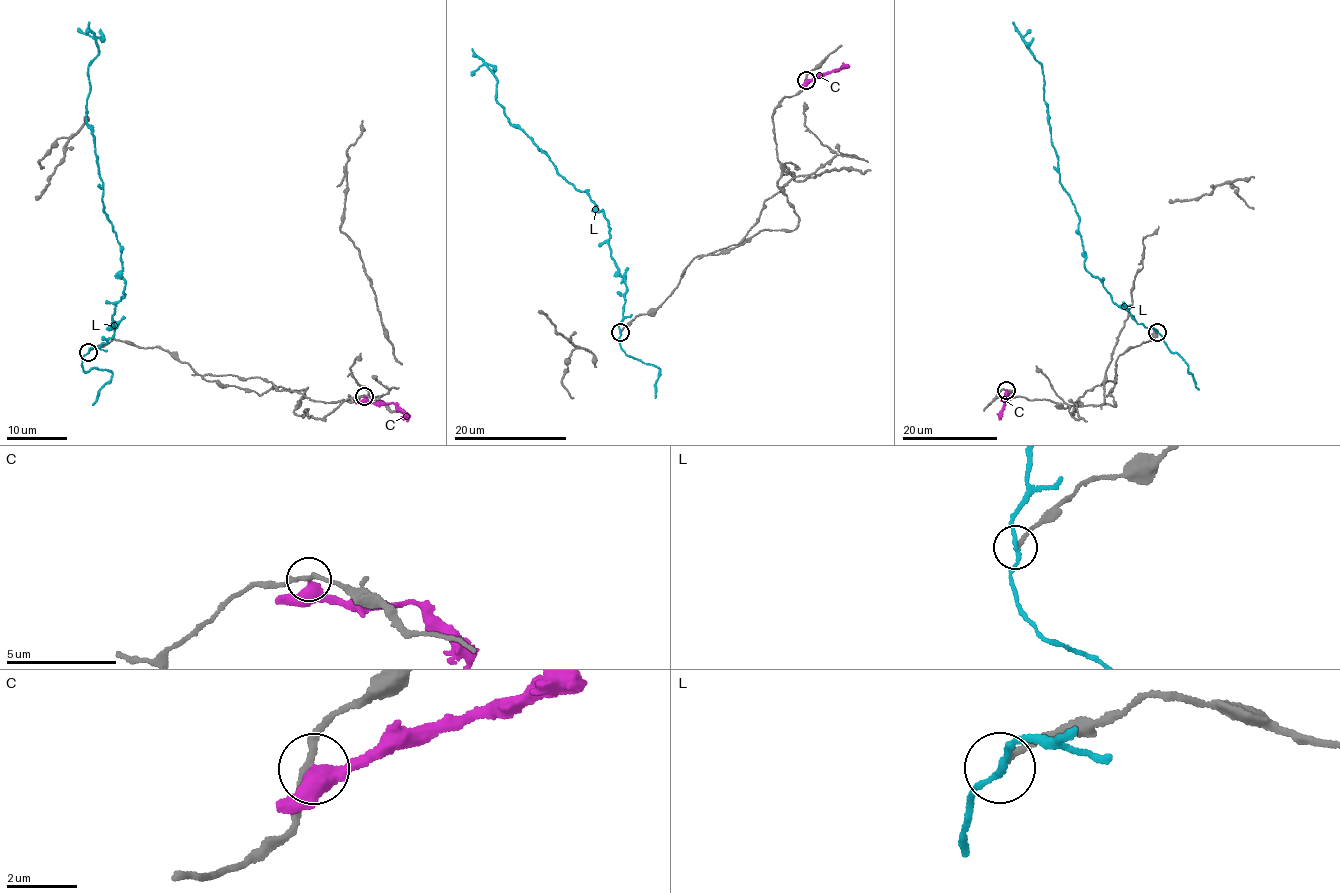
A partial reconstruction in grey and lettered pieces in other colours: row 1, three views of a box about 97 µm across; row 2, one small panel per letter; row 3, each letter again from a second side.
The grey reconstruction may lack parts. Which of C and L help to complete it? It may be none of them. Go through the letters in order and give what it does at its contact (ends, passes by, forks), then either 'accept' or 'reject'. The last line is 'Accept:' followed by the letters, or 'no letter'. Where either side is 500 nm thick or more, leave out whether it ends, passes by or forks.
C: it passes by | reject
L: it passes by | reject
Accept: no letter

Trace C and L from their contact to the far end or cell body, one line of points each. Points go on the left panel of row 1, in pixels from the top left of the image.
C: (364, 396), (374, 402), (394, 403), (407, 422)
L: (88, 352), (112, 336), (125, 289), (86, 121), (88, 63), (99, 53), (89, 21)

